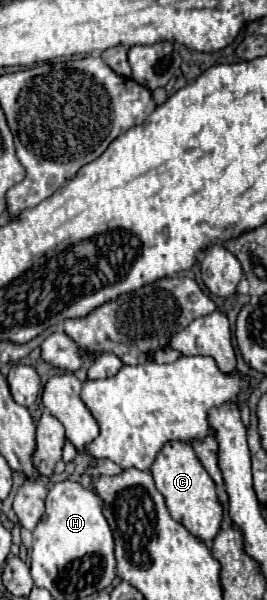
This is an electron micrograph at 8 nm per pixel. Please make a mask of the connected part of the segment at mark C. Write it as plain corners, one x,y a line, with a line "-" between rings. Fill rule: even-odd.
189,442
165,444
151,466
151,476
155,480
157,490
163,494
173,520
181,522
199,540
211,542
219,532
219,524
223,518
223,506
217,498
215,482
207,474
207,470
199,462
199,458
195,456
193,446

